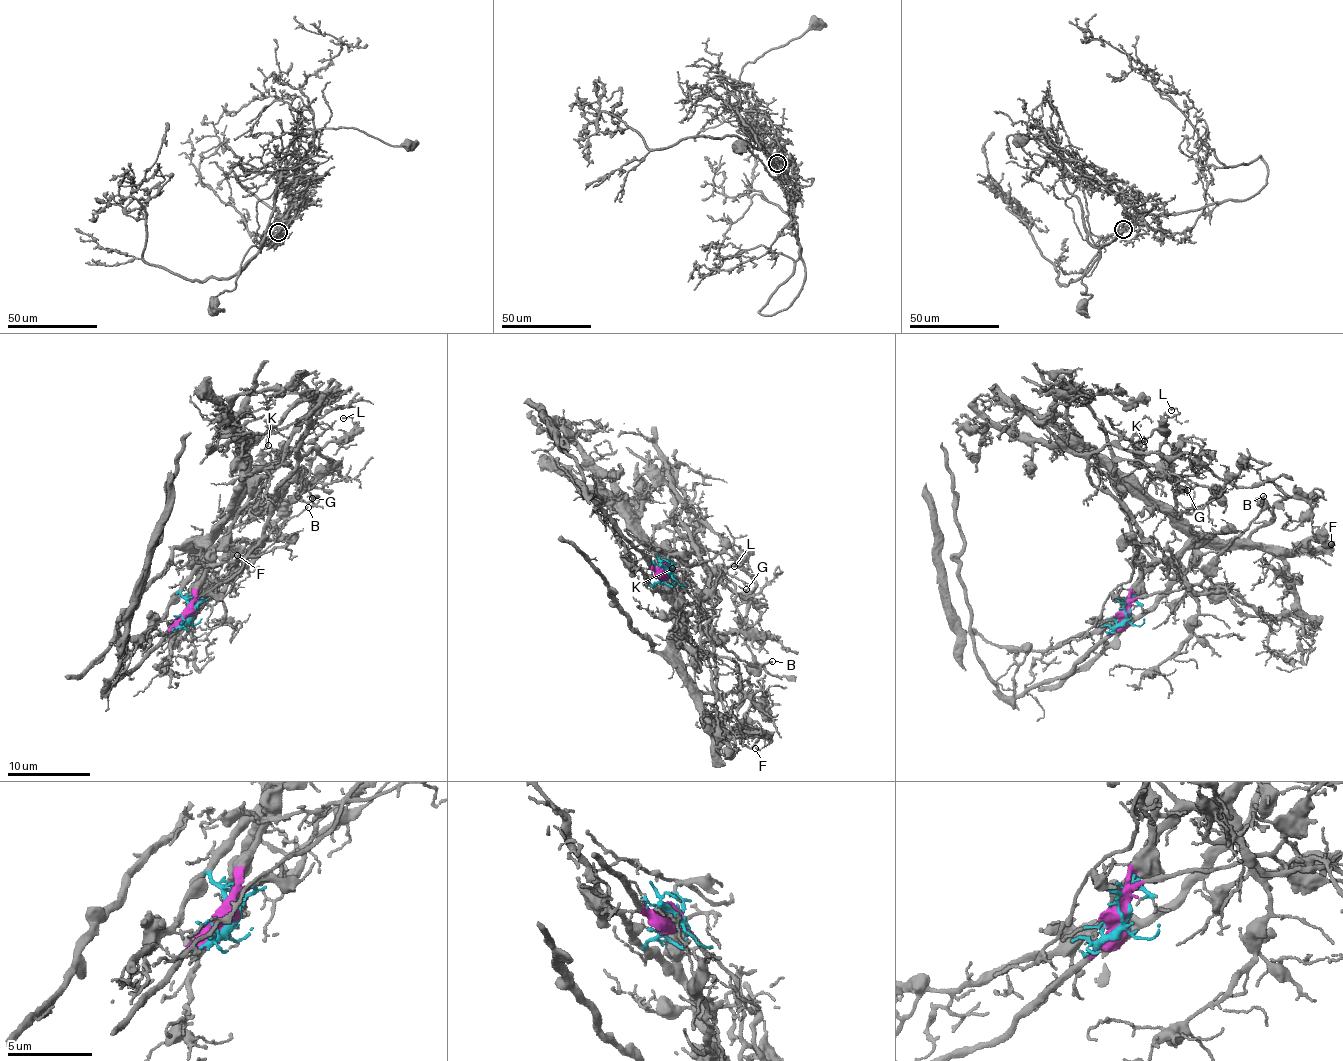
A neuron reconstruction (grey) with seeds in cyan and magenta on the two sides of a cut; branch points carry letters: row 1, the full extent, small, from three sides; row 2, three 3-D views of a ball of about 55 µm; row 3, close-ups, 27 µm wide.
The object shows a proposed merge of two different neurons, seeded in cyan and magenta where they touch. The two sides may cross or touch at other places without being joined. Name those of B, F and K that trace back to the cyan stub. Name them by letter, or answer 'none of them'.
F, K

